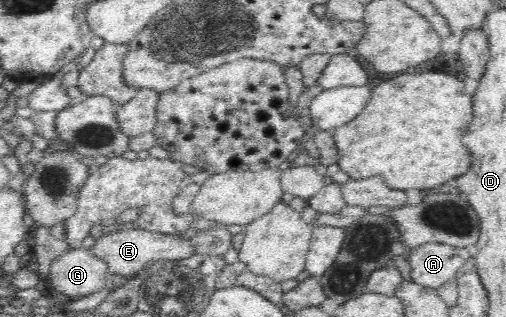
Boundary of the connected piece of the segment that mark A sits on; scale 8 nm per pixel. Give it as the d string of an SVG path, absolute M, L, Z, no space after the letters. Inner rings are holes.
M429 242L409 249L412 281L428 290L436 290L456 278L457 270L472 261L466 248Z

